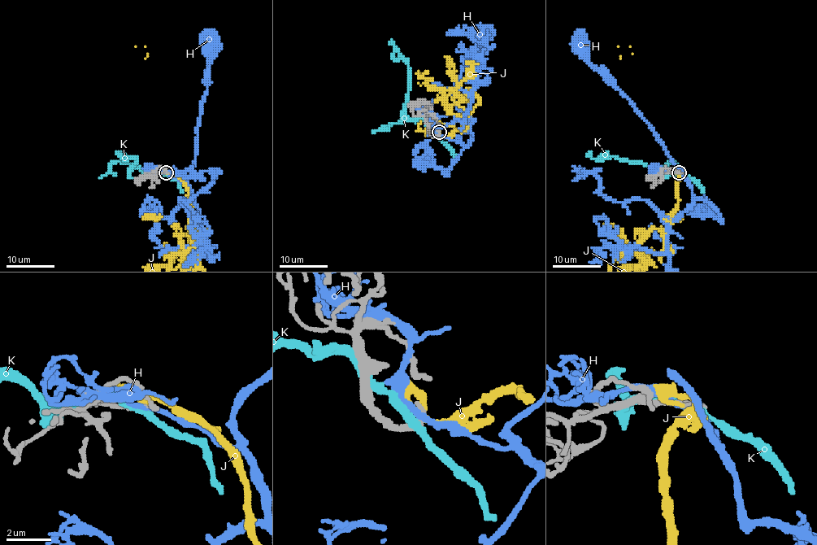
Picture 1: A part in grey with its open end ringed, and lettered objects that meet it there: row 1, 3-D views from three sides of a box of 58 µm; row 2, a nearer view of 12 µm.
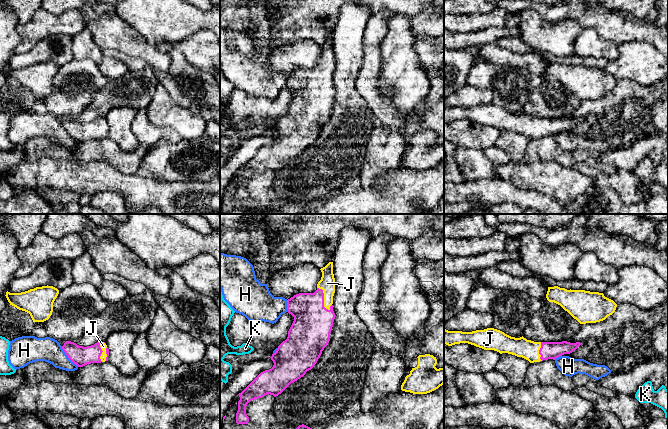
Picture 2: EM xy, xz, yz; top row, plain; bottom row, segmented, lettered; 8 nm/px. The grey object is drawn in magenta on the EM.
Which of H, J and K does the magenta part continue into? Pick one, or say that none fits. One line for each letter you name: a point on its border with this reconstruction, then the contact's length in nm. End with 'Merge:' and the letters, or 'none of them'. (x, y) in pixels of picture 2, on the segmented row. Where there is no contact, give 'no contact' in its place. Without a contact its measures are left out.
J: xz (323, 298) | 220 nm
Merge: J

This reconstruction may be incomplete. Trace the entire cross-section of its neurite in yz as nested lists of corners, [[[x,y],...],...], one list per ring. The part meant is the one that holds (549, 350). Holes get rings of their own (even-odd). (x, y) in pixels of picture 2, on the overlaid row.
[[[487,328],[472,332],[448,331],[444,329],[444,344],[452,346],[460,343],[468,343],[484,350],[494,350],[522,357],[530,363],[553,359],[570,354],[576,350],[581,343],[562,342],[534,342],[523,336],[511,337],[504,332]]]

